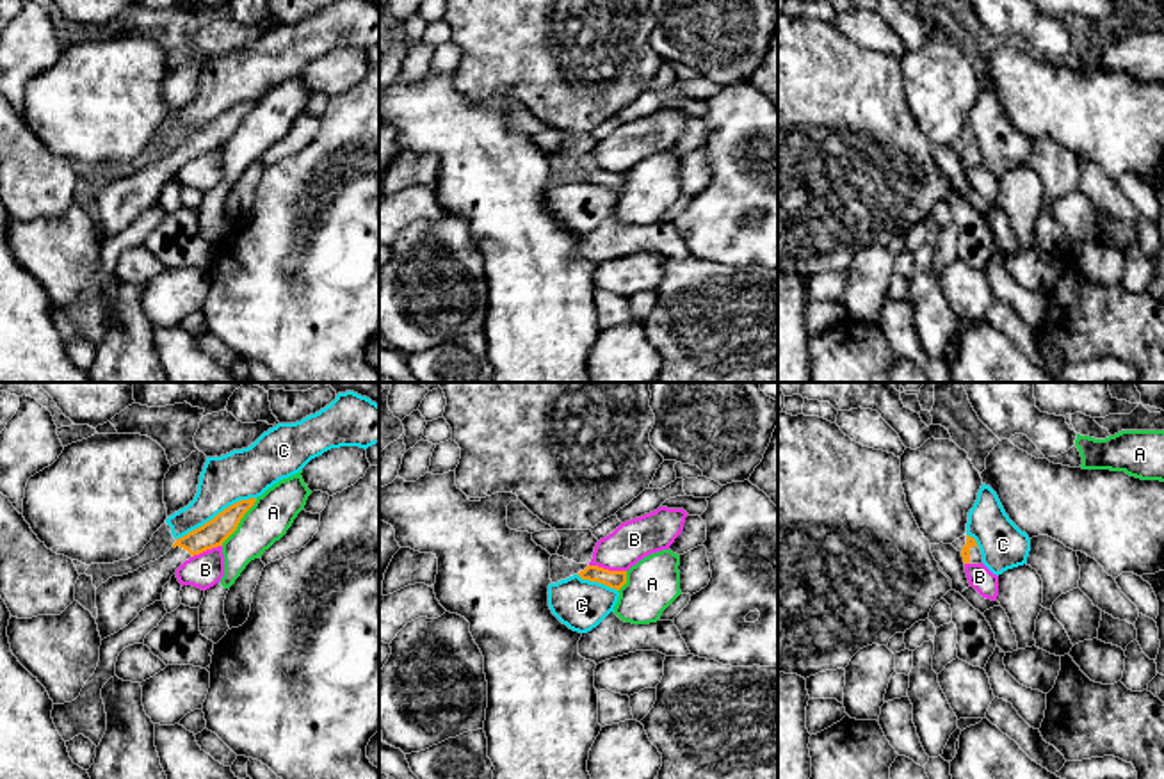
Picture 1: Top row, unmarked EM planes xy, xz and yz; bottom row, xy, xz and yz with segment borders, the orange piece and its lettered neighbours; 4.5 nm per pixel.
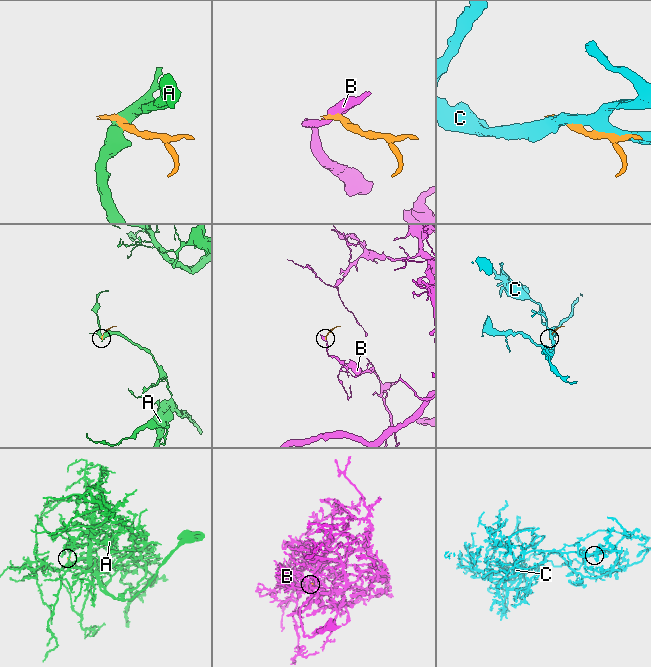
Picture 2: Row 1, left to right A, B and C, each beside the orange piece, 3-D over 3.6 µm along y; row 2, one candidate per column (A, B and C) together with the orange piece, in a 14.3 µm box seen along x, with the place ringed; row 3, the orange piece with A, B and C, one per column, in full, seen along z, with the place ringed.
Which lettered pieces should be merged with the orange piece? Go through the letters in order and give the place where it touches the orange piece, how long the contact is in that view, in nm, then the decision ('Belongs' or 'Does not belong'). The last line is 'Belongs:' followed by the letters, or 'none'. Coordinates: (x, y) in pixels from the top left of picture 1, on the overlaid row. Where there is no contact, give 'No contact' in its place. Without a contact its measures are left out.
A: Touches orange at xy (239, 522). Shared border 280 nm. Does not belong
B: Touches orange at xz (607, 570). Shared border 170 nm. Does not belong
C: Touches orange at xy (218, 514). Shared border 400 nm. Does not belong
Belongs: none

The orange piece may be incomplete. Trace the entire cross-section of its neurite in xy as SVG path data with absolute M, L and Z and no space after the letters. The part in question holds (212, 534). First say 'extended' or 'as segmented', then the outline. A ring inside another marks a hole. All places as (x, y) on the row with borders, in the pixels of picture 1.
extended; M249 498L230 505L203 526L176 539L173 548L158 560L101 583L96 589L96 624L101 640L128 626L146 606L160 601L164 585L185 560L222 546L255 502L256 498Z

